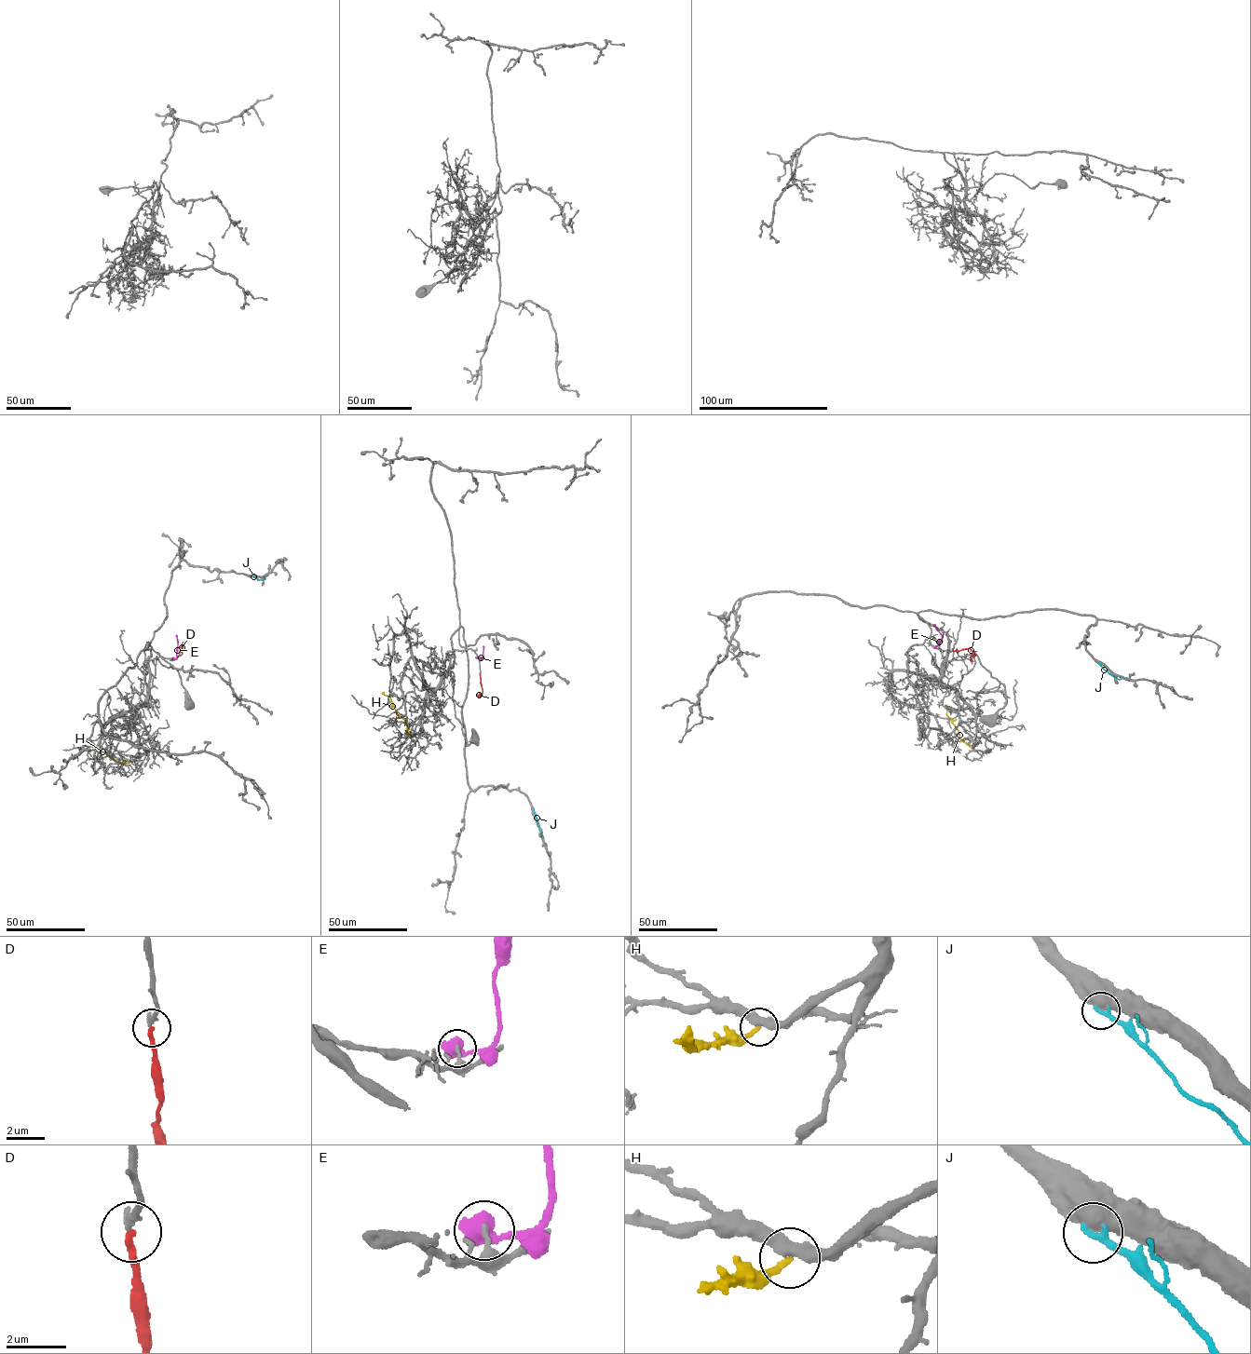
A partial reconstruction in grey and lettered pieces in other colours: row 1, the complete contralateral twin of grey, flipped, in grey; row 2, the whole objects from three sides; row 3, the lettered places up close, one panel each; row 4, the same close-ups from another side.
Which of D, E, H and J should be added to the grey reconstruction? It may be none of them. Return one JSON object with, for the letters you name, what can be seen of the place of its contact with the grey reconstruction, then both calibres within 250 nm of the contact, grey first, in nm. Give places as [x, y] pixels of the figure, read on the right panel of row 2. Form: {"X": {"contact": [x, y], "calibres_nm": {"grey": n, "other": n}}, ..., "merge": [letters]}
{"D": {"contact": [953, 650], "calibres_nm": {"grey": 240, "other": 240}}, "merge": ["D"]}

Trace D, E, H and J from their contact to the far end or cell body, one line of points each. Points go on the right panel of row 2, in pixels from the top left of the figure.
D: (952, 650), (973, 650), (972, 661), (970, 660)
E: (935, 646), (942, 635), (933, 624)
H: (973, 748), (961, 741), (946, 715), (945, 705)
J: (1097, 662), (1116, 678), (1121, 676)

